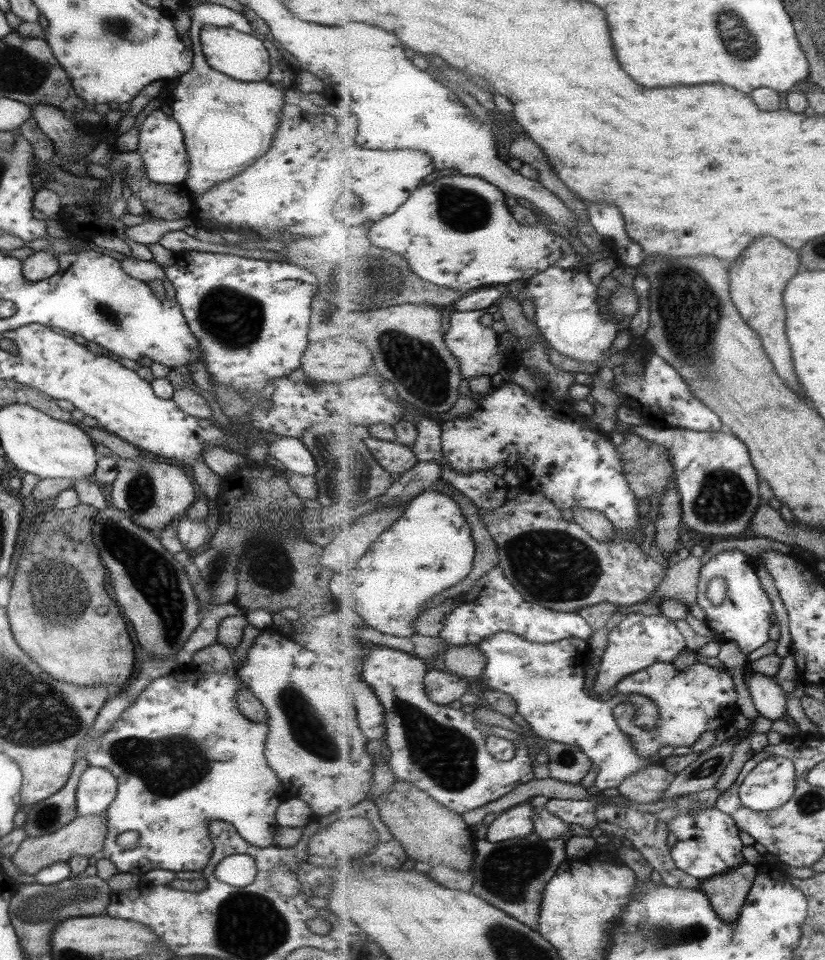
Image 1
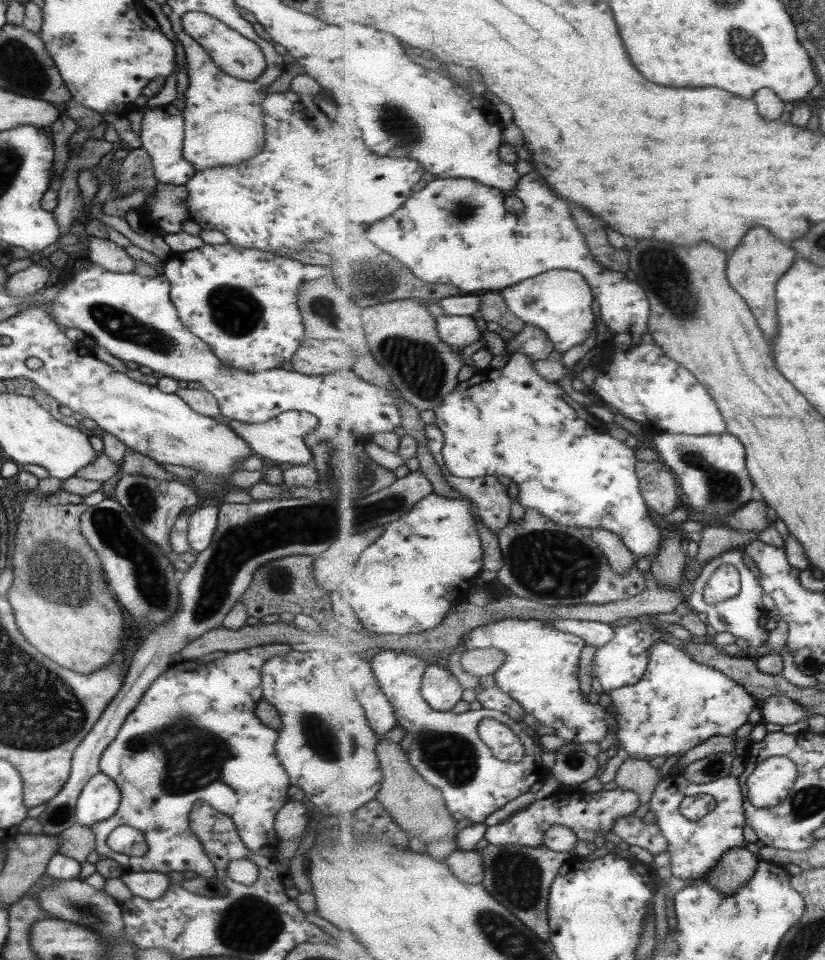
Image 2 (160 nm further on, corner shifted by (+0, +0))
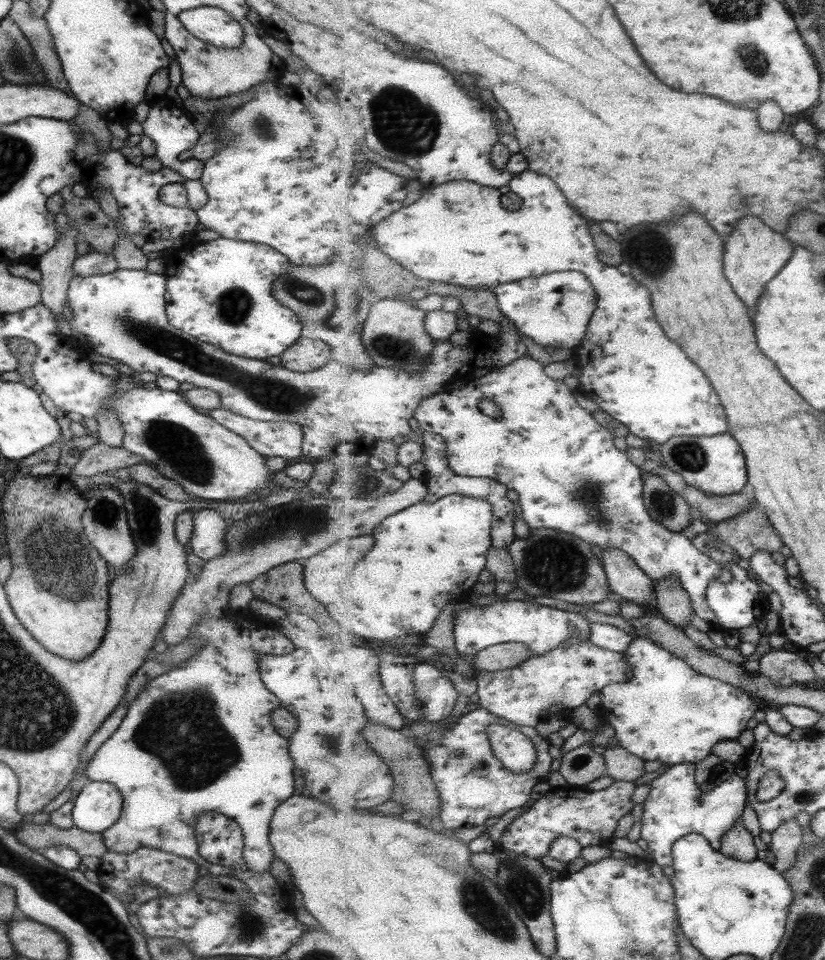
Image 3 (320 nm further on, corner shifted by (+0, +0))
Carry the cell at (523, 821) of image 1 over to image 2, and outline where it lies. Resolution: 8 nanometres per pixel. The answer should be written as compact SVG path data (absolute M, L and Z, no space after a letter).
M617 787L588 793L579 788L557 790L551 796L536 800L523 811L517 811L510 817L503 817L499 824L489 826L485 839L494 845L521 844L531 848L543 846L543 837L556 824L568 826L575 831L578 841L591 841L611 834L619 818L629 816L641 806L639 795L632 790Z

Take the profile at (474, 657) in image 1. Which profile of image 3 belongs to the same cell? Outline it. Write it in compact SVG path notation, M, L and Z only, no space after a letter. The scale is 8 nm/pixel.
M518 642L503 643L488 647L477 653L473 659L473 668L495 672L512 669L532 657L531 650Z

